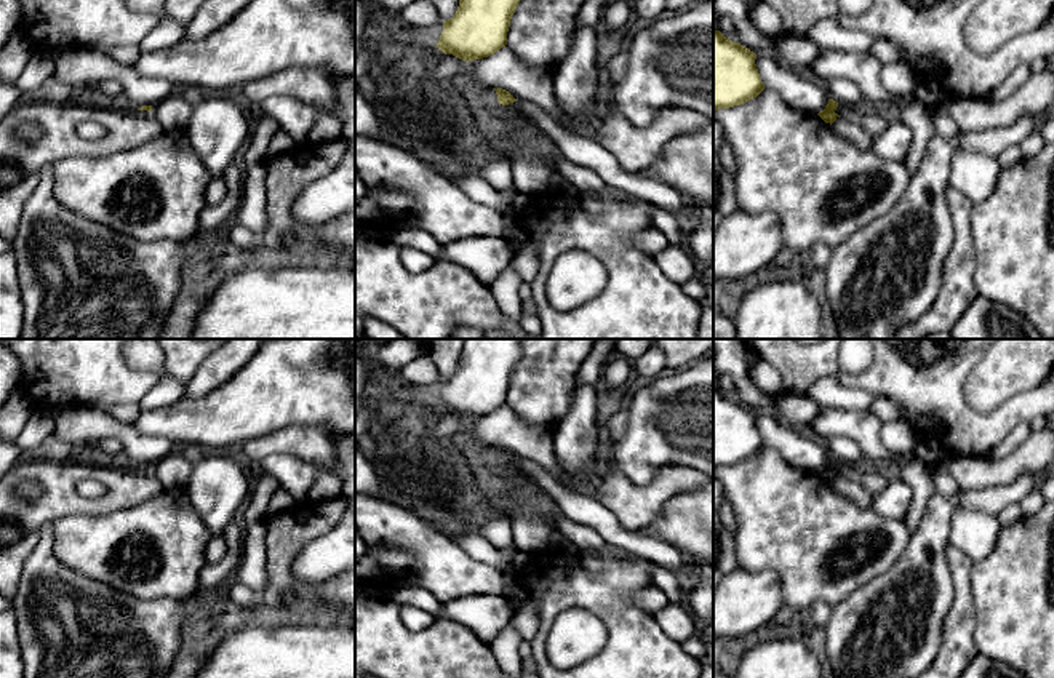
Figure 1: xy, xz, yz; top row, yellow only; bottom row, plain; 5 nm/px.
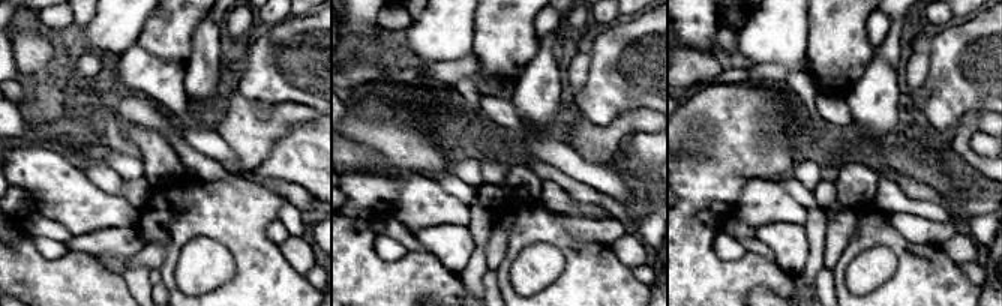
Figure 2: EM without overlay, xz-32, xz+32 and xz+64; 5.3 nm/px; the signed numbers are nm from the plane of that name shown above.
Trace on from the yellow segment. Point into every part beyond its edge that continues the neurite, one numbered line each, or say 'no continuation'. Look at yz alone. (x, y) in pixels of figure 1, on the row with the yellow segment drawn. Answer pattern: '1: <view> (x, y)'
1: yz (875, 120)

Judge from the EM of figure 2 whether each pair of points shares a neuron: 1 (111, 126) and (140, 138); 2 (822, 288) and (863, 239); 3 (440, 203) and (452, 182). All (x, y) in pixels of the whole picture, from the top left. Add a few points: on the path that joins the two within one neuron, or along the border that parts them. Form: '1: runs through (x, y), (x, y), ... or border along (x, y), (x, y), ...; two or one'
1: border along (122, 122), (122, 131), (140, 150), (143, 161); two
2: border along (831, 270), (836, 290); two
3: border along (429, 177), (470, 207); two

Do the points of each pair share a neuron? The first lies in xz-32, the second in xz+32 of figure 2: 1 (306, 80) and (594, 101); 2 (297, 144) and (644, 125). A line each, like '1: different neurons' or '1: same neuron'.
1: same neuron
2: different neurons

